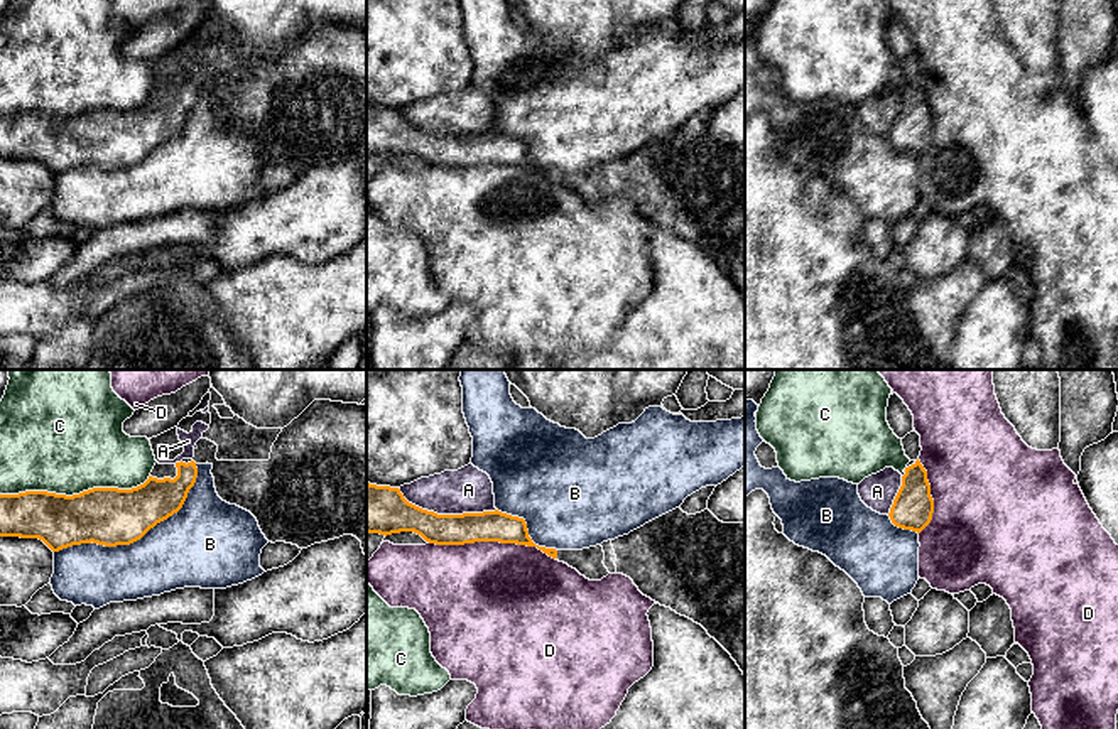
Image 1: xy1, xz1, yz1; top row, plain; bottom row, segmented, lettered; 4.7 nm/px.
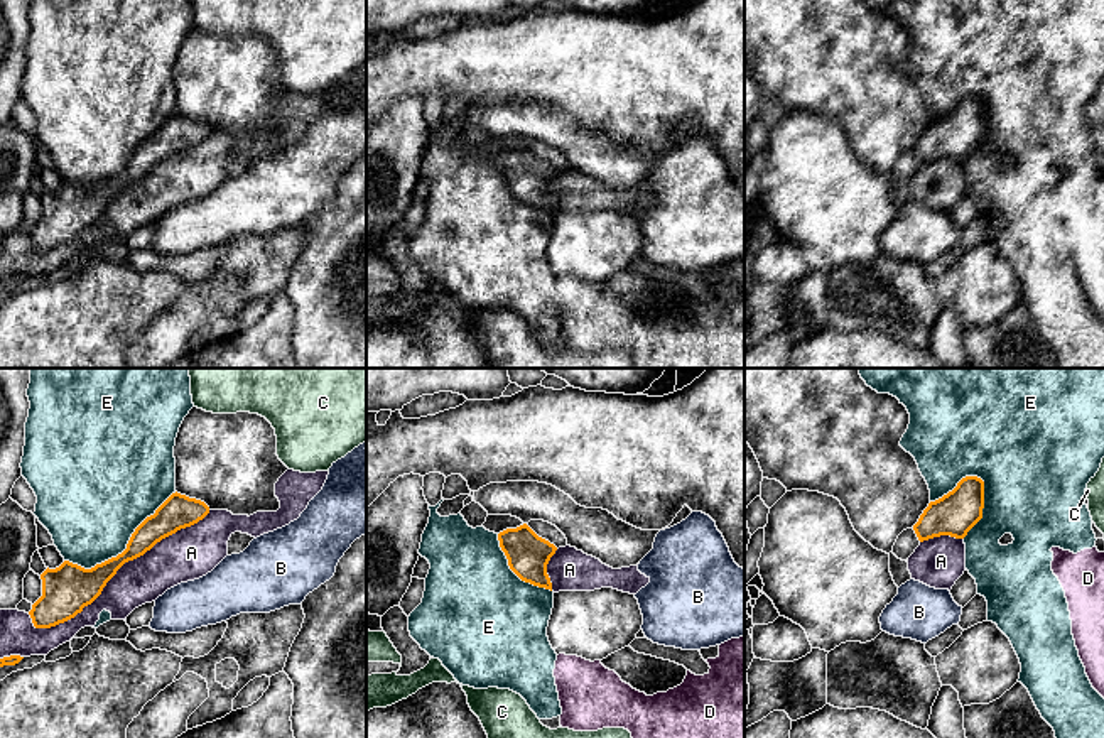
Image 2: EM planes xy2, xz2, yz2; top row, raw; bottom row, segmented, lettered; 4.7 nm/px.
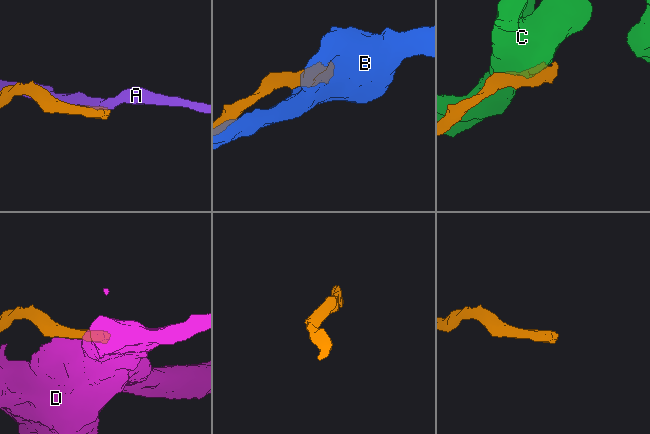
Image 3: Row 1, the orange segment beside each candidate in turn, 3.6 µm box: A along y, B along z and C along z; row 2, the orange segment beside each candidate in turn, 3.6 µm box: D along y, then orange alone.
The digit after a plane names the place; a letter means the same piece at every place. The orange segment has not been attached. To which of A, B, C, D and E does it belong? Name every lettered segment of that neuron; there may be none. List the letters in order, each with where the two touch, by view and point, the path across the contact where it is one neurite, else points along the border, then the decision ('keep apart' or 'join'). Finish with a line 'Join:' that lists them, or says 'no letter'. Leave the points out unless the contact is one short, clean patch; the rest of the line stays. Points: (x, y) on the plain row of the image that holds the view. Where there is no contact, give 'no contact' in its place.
A: meets orange in xy2 at (119, 189); keep apart
B: meets orange in xy1 at (139, 161); keep apart
C: meets orange in xy1 at (75, 117); keep apart
D: meets orange in xz1 at (492, 162); keep apart
E: meets orange in xy2 at (125, 171); keep apart
Join: no letter

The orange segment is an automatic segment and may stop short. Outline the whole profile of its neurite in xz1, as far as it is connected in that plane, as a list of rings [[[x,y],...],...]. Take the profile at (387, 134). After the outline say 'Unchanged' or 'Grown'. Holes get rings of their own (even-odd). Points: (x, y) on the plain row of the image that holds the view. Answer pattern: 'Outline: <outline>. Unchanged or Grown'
Outline: [[[366,105],[366,155],[380,155],[380,157],[385,157],[385,159],[387,159],[387,157],[400,155],[400,154],[414,154],[414,155],[421,157],[426,164],[429,164],[429,165],[436,165],[436,167],[464,167],[464,165],[475,165],[475,164],[500,164],[500,165],[517,165],[517,167],[537,169],[539,172],[542,172],[542,174],[544,174],[544,176],[547,176],[549,179],[557,181],[557,172],[556,172],[556,170],[539,169],[539,167],[535,167],[535,165],[532,164],[532,160],[529,159],[527,145],[525,145],[525,142],[524,142],[524,140],[512,138],[512,137],[502,135],[502,133],[498,133],[498,132],[495,132],[495,133],[483,133],[483,135],[437,137],[437,135],[434,135],[434,133],[427,133],[427,132],[422,132],[422,130],[419,130],[419,128],[415,128],[415,127],[409,125],[409,123],[404,120],[404,116],[400,115],[400,111],[399,111],[399,110],[377,108],[377,106],[370,106],[370,105]]]. Unchanged

